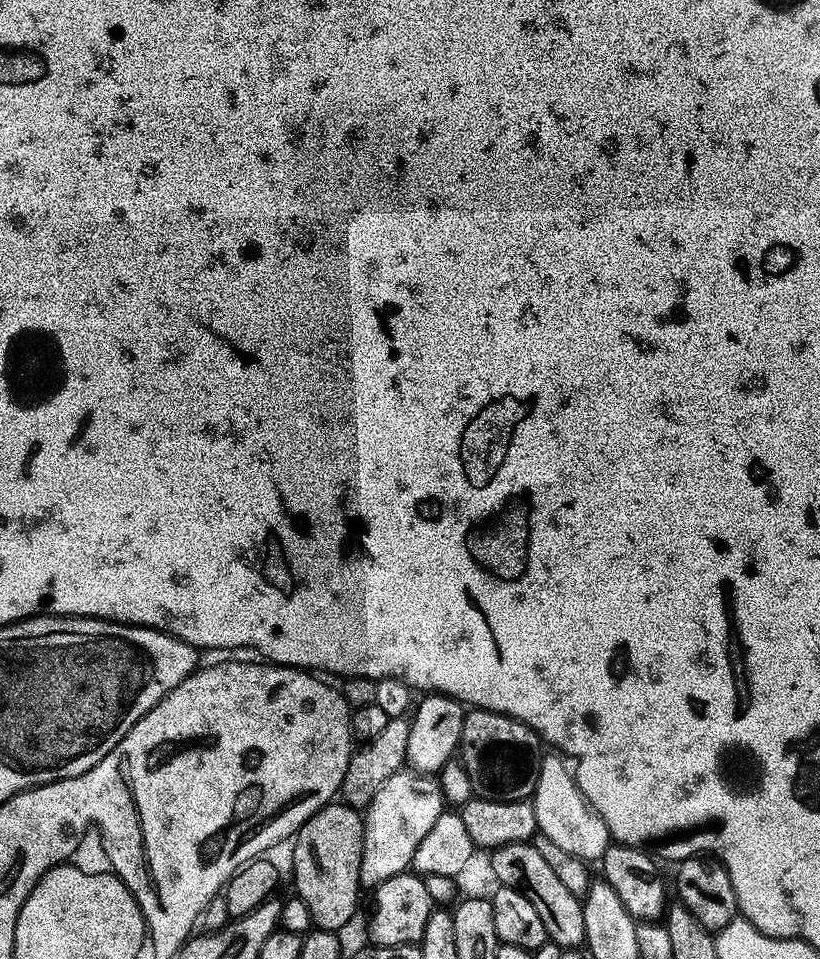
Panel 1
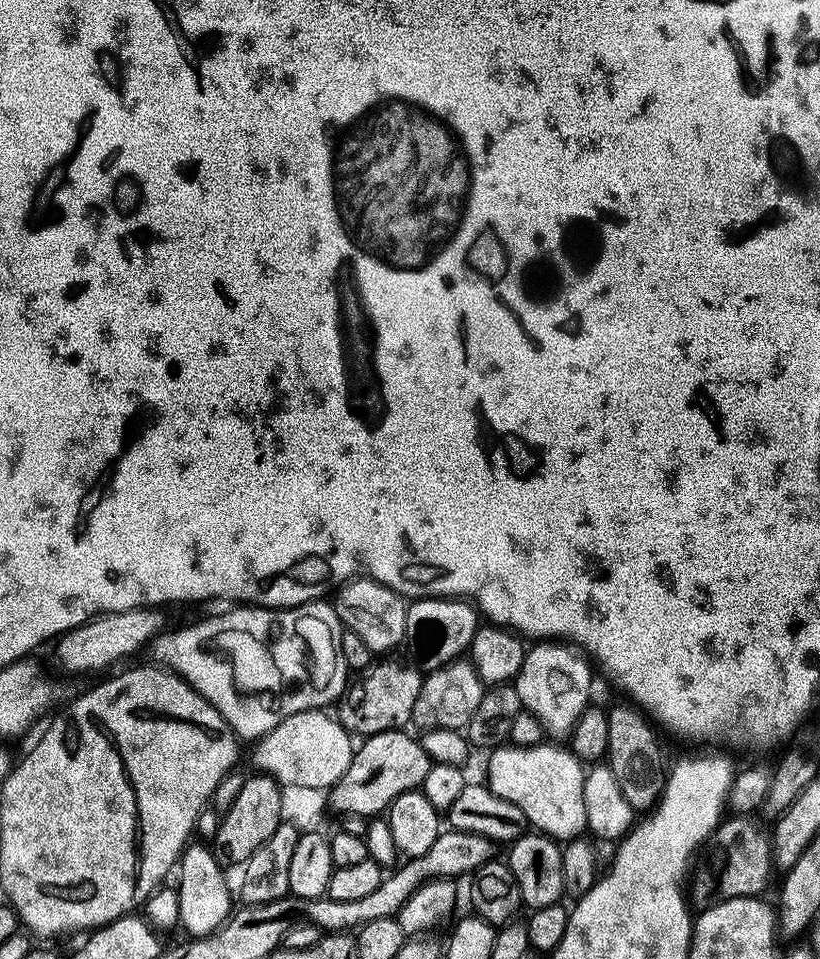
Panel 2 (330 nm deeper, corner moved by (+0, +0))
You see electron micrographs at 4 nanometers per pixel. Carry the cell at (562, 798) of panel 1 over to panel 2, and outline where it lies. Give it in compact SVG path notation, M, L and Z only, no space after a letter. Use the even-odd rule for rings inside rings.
M540 642L527 649L525 664L515 678L514 687L518 690L518 698L522 698L524 712L532 715L552 735L549 737L553 741L564 742L571 737L572 731L593 703L592 672L594 673L593 665L581 649L567 642Z

